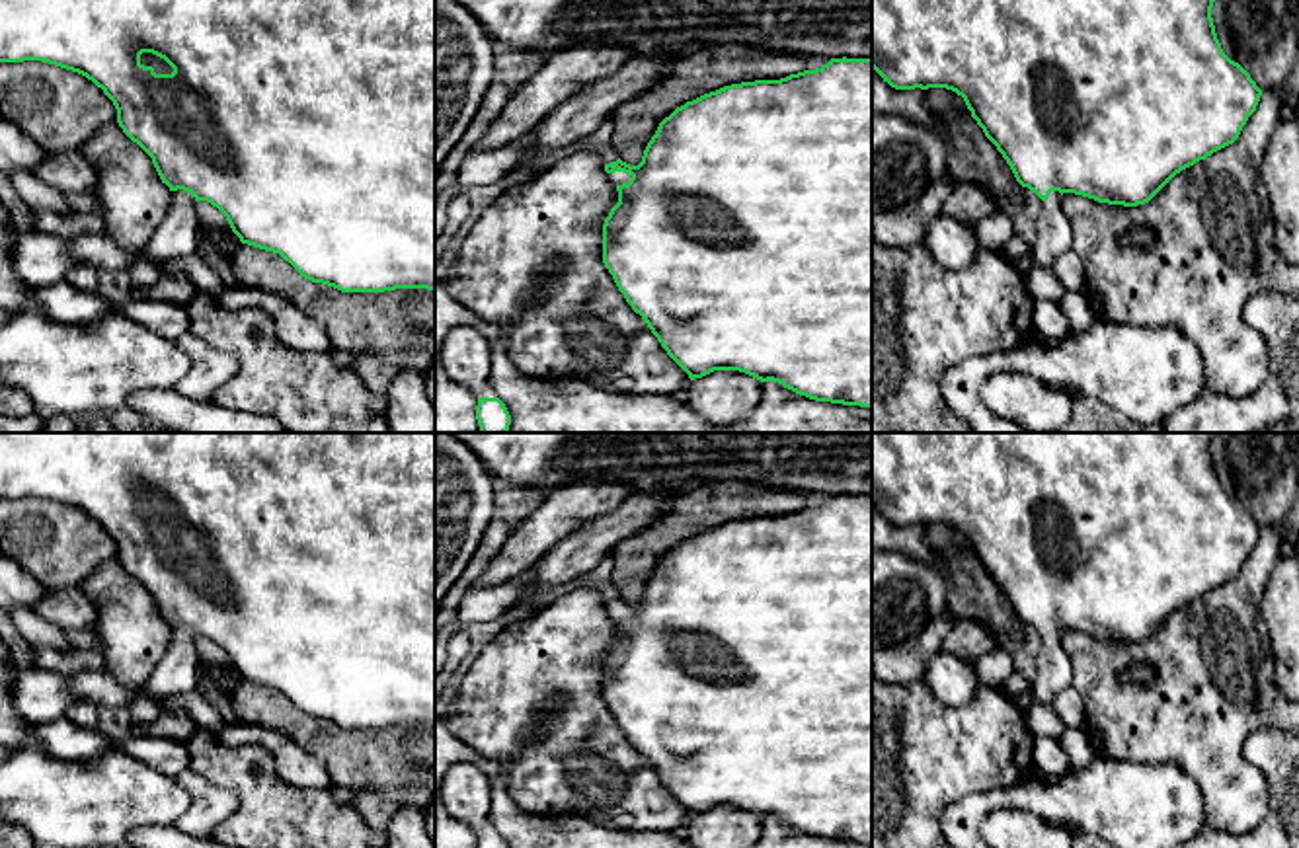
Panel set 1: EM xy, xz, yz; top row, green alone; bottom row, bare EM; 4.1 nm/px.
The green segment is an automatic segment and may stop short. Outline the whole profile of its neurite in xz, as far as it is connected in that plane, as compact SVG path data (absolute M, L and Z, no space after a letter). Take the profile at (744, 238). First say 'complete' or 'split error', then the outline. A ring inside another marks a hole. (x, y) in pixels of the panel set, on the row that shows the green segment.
split error; M831 58L821 68L780 80L741 82L704 94L659 123L638 166L618 158L605 164L605 172L618 191L618 203L603 224L603 263L626 302L690 380L714 370L739 370L815 402L872 409L872 58Z

